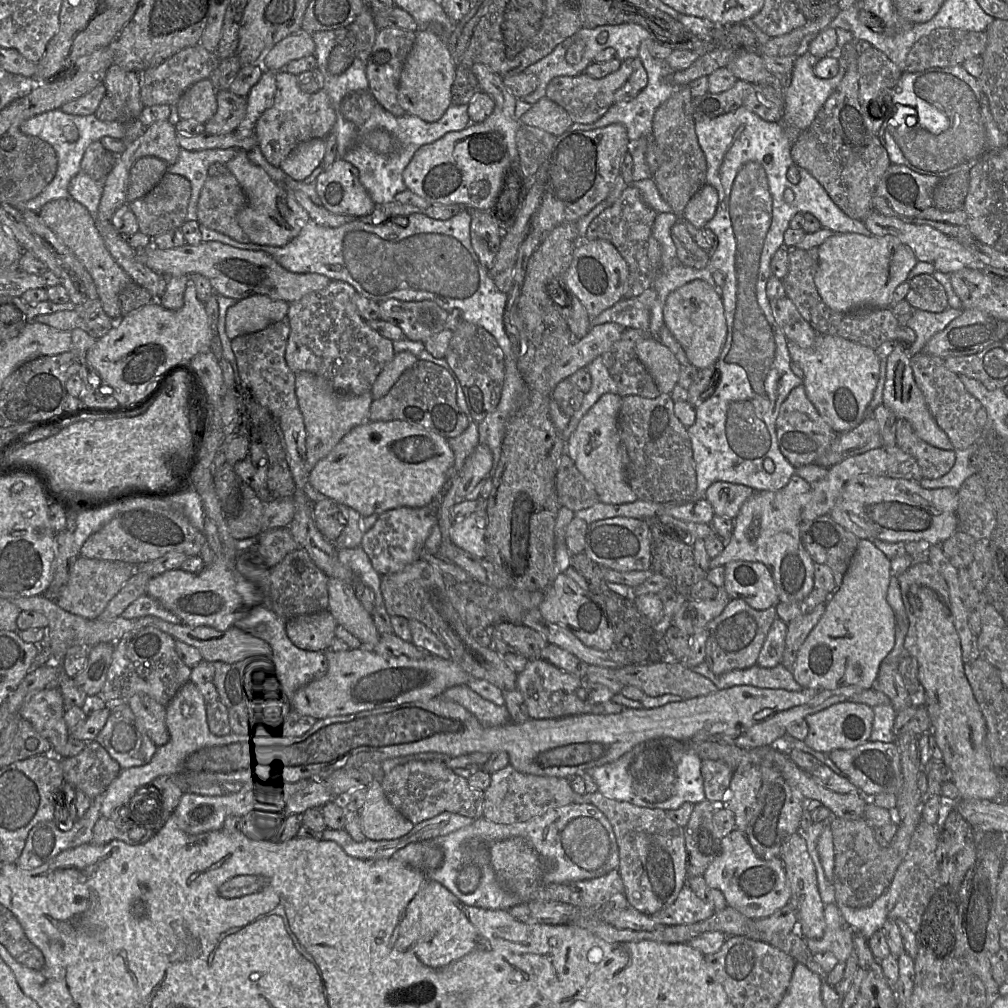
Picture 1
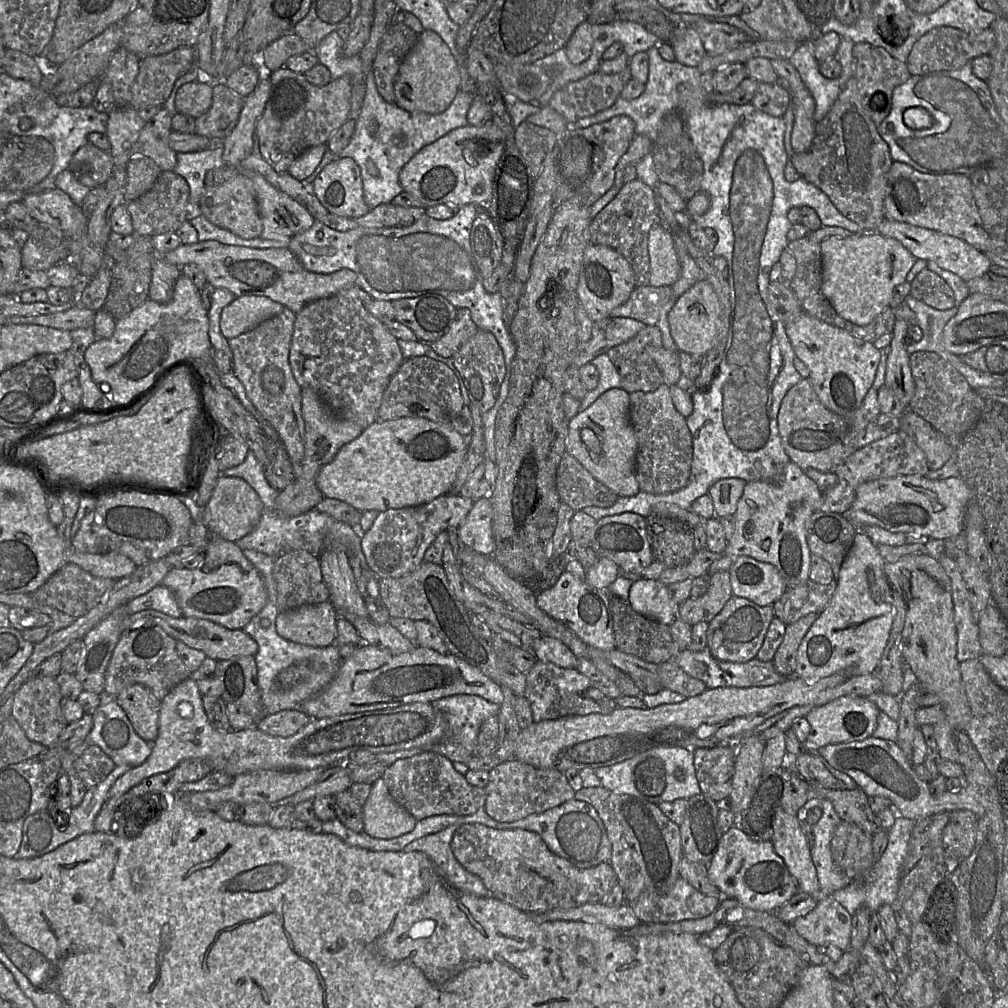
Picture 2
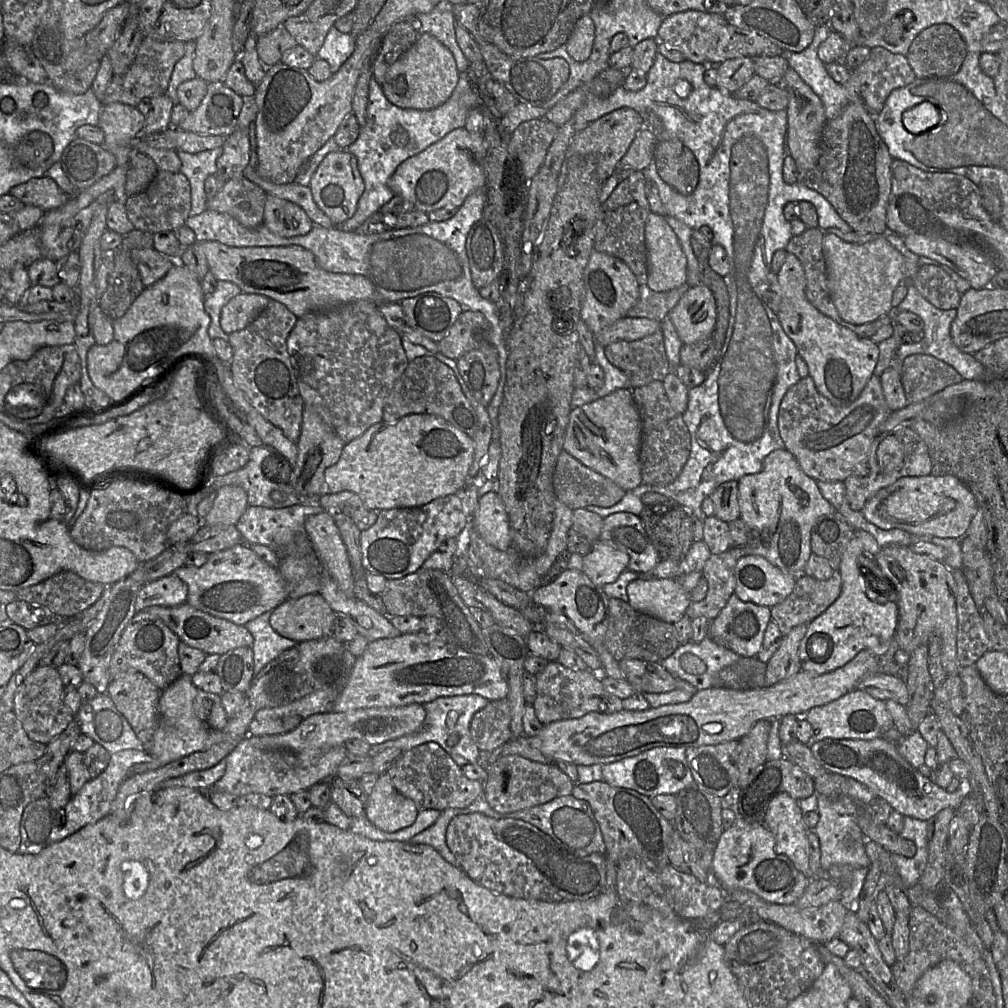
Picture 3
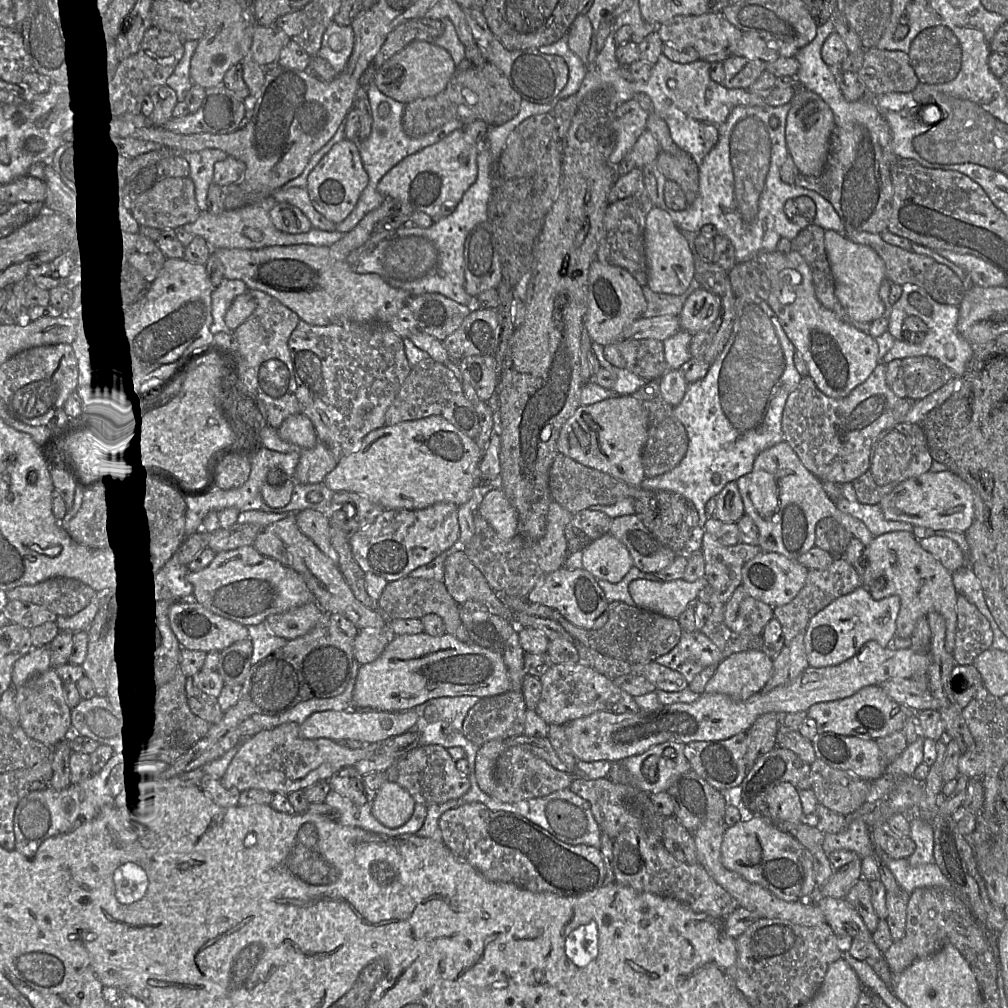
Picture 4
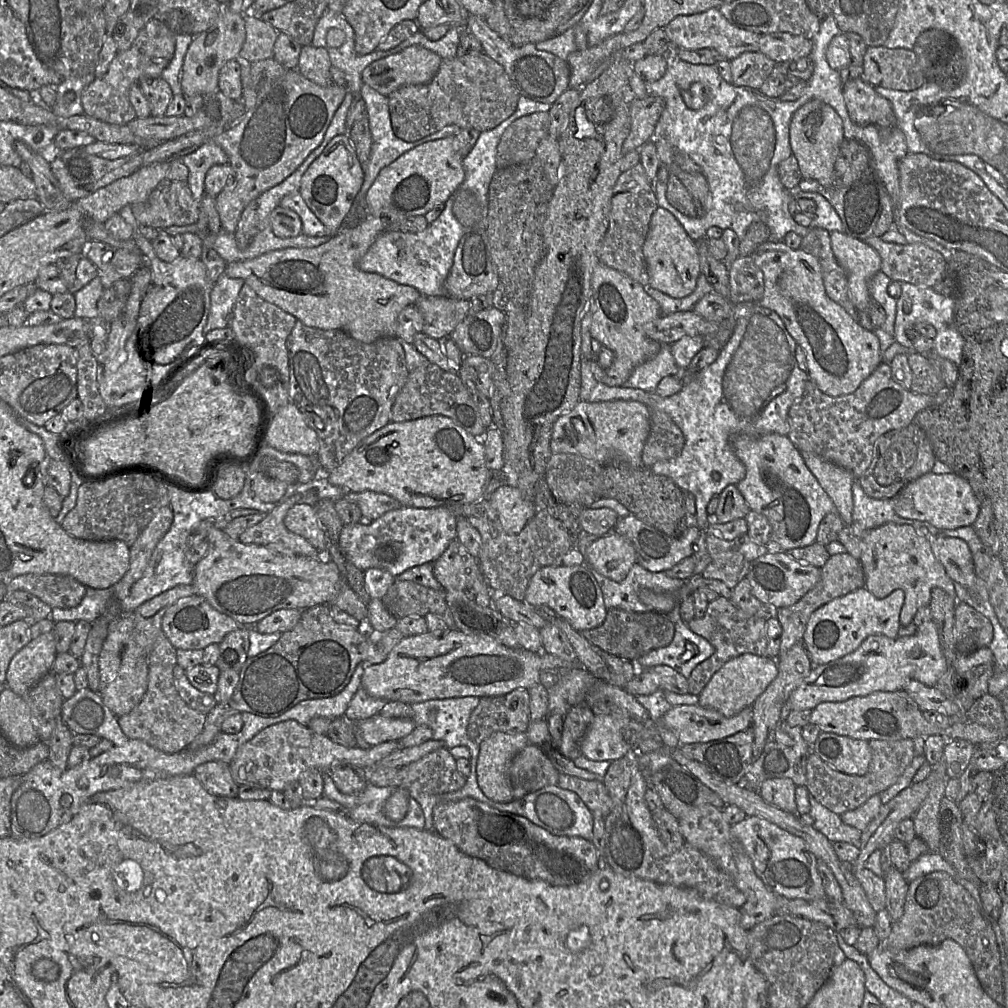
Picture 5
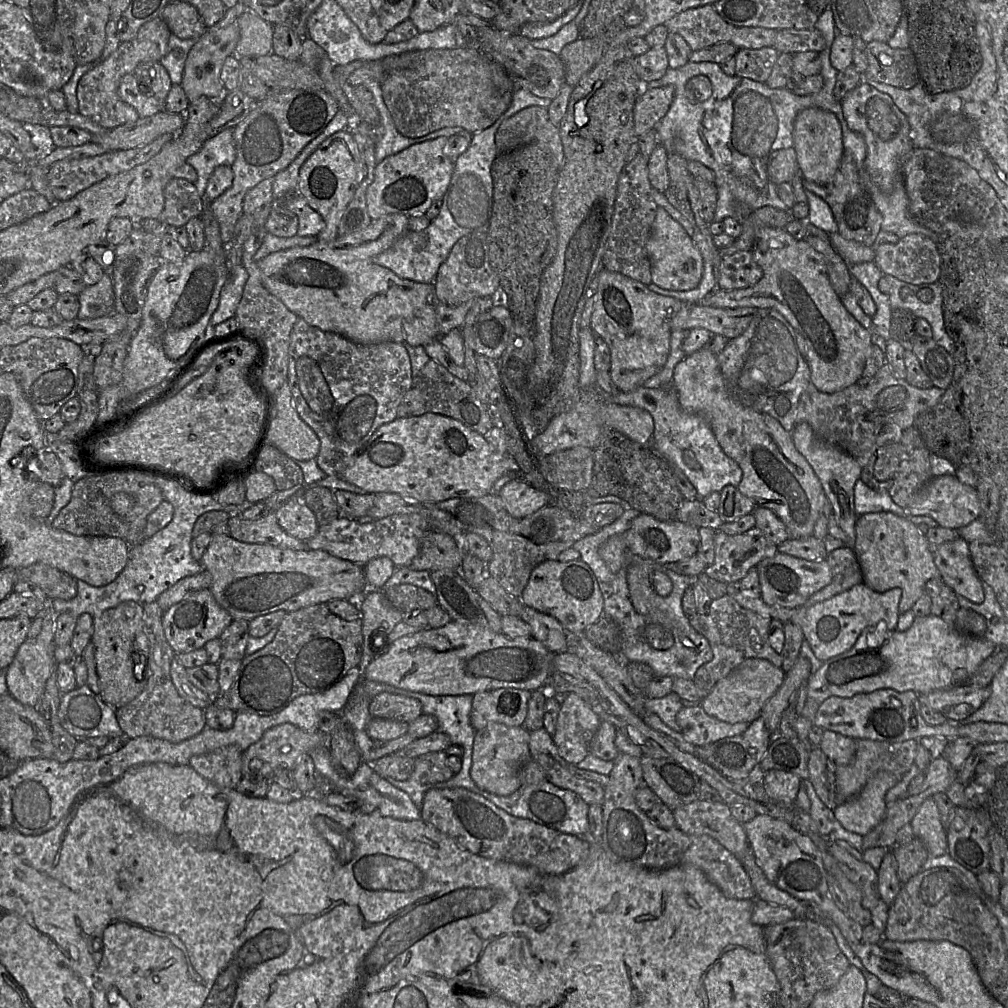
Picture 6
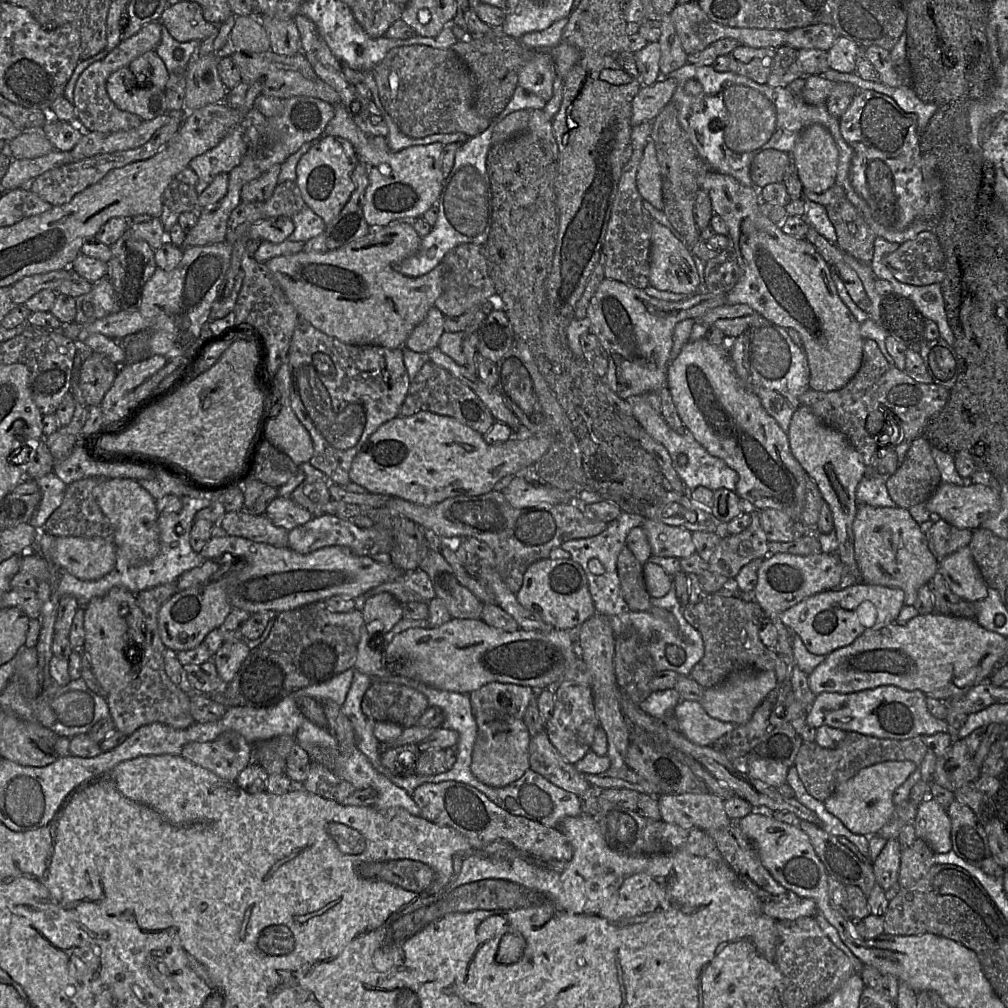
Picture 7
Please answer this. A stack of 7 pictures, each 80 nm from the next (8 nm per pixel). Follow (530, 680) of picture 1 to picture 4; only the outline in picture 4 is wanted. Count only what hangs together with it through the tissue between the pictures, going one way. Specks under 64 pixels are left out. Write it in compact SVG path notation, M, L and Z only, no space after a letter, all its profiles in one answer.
M581 663L554 664L540 676L539 681L542 690L534 711L548 725L565 725L598 711L614 714L641 711L631 695L614 685L612 680Z

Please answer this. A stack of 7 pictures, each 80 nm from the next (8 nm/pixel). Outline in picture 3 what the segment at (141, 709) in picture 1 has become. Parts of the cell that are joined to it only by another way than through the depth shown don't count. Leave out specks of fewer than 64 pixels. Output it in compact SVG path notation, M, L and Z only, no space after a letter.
M125 672L111 679L107 695L135 733L155 728L161 691L140 672Z

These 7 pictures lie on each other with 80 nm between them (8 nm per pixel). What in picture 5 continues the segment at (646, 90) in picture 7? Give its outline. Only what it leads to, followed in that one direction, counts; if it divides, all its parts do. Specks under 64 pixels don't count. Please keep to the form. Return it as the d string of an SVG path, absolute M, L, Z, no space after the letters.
M647 95L643 99L634 99L630 104L631 128L625 139L623 155L639 148L653 139L655 126L666 106L659 96Z

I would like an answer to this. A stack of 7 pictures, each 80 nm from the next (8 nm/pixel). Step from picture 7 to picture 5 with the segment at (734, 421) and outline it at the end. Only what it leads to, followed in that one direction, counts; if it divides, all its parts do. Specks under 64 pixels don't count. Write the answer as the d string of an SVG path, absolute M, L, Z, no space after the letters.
M778 433L762 436L735 434L731 437L730 443L736 456L746 468L744 478L736 484L737 489L746 500L749 508L763 514L772 527L771 540L767 544L770 550L787 552L790 549L805 547L816 542L821 520L825 515L837 512L837 509L789 437Z

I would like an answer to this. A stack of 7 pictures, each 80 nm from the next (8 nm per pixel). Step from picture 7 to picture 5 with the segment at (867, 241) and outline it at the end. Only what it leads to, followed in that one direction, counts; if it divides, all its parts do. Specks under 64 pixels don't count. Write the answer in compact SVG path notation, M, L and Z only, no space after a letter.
M844 139L828 182L802 178L797 188L822 195L839 215L843 232L859 240L881 237L894 226L892 199L871 166L867 147L856 140Z

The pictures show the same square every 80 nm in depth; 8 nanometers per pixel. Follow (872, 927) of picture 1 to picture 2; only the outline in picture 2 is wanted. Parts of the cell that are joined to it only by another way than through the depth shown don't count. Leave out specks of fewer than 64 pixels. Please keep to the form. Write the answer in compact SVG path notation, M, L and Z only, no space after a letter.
M897 817L888 830L888 845L885 852L869 872L850 881L845 887L835 891L832 897L837 900L853 917L858 909L865 907L872 913L879 911L883 905L892 905L896 900L902 867L907 856L908 842L916 822L912 819Z

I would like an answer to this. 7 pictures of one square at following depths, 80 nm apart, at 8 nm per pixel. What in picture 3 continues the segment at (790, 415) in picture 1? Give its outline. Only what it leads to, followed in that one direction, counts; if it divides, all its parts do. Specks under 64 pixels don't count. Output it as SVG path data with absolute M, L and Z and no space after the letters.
M872 374L857 399L846 406L834 405L821 395L812 377L808 376L801 378L783 397L778 426L785 448L795 456L807 475L816 481L844 481L850 476L868 474L871 444L890 412L880 376Z

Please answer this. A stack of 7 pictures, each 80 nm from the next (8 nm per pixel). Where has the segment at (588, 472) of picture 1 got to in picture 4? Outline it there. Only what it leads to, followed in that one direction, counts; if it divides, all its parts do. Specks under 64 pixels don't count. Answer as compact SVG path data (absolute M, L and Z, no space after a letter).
M619 395L590 405L579 406L563 424L557 450L584 466L599 470L631 486L640 486L645 478L642 452L648 434L648 415L634 395Z

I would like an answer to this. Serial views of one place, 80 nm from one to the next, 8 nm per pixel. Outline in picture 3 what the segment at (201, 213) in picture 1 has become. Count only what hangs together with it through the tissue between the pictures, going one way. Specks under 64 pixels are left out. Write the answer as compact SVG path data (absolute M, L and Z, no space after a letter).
M244 176L228 180L217 194L208 200L208 208L228 214L243 227L256 228L264 222L267 194Z

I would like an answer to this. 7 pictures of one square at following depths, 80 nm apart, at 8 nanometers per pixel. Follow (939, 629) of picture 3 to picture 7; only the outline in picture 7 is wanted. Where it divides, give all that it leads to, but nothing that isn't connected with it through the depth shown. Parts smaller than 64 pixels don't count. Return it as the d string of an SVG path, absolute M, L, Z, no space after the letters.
M858 505L853 534L855 560L863 583L902 589L904 605L912 606L918 590L938 572L939 561L929 550L925 534L908 509Z

